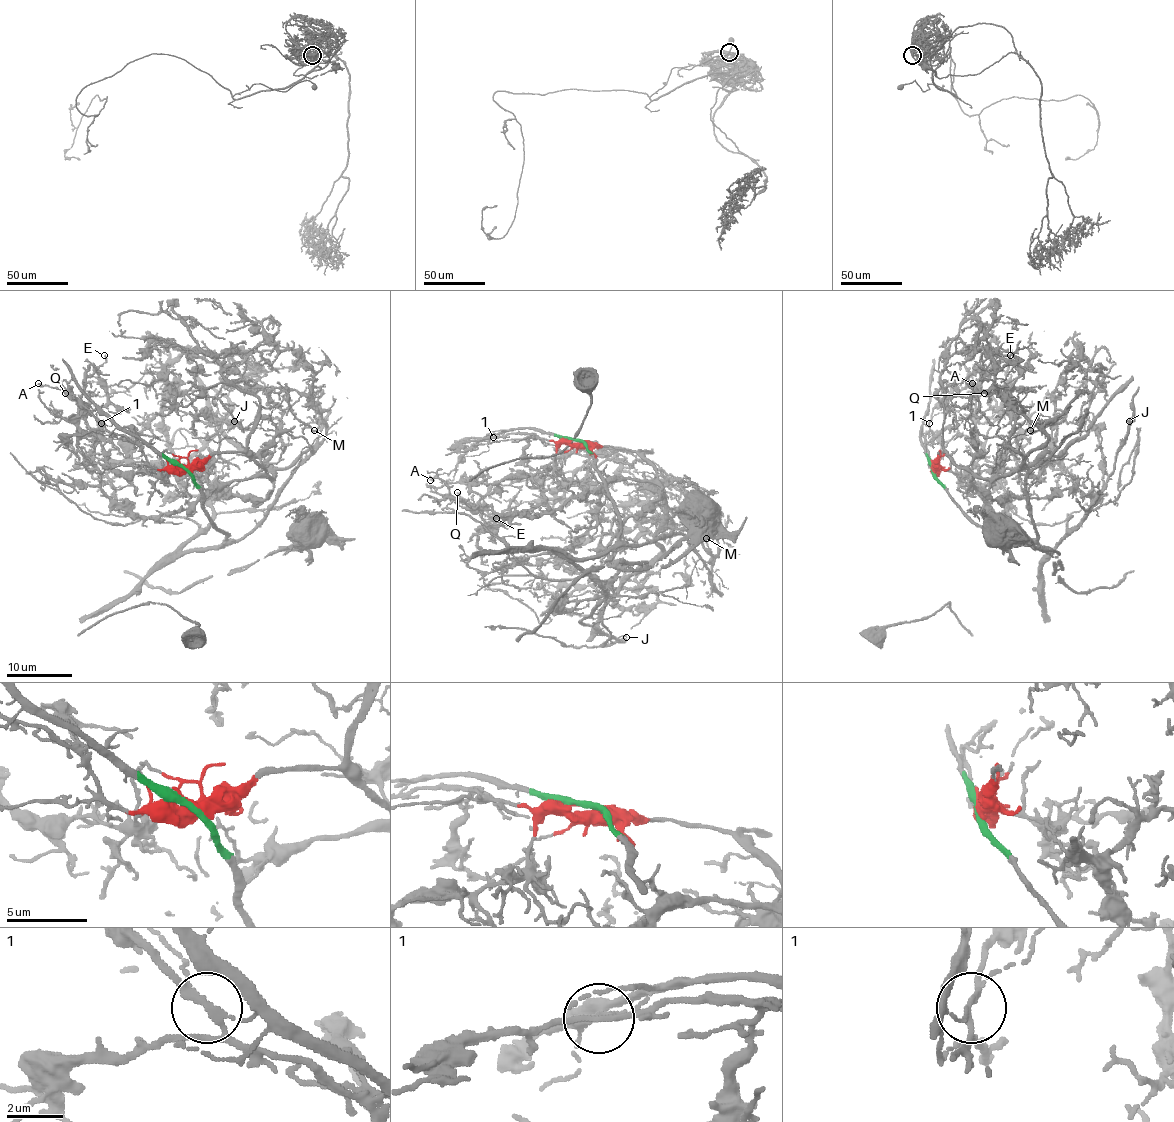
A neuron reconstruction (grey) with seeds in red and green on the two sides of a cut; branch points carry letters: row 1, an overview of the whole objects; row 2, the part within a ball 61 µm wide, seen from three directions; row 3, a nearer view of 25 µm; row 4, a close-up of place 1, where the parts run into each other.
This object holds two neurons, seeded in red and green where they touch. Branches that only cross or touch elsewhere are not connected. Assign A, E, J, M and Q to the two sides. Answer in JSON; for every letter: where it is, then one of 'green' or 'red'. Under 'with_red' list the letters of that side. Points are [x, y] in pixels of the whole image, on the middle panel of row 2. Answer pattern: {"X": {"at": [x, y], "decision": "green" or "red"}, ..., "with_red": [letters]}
{"A": {"at": [430, 480], "decision": "red"}, "E": {"at": [496, 518], "decision": "red"}, "J": {"at": [626, 637], "decision": "green"}, "M": {"at": [706, 538], "decision": "red"}, "Q": {"at": [457, 492], "decision": "red"}, "with_red": ["A", "E", "M", "Q"]}

